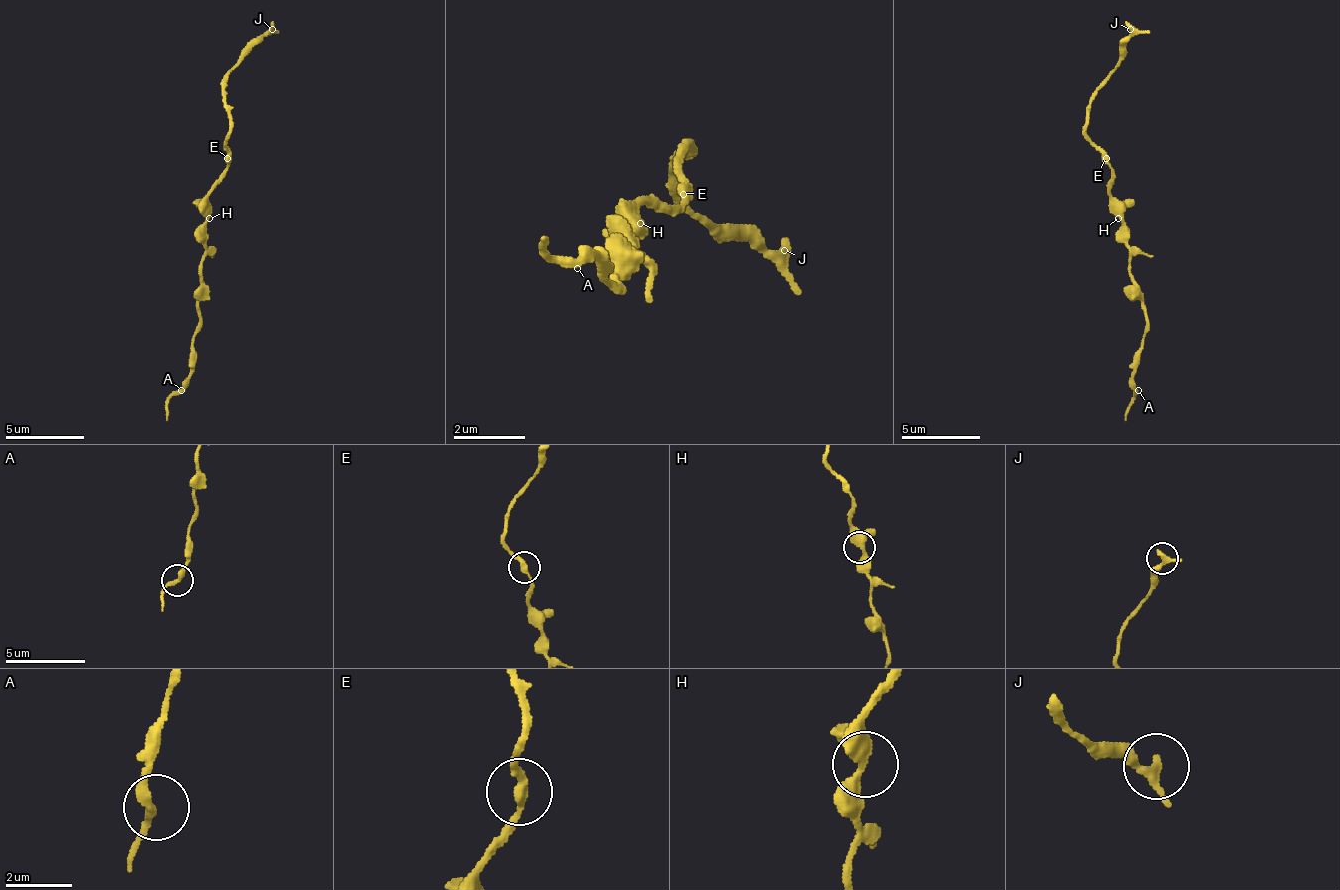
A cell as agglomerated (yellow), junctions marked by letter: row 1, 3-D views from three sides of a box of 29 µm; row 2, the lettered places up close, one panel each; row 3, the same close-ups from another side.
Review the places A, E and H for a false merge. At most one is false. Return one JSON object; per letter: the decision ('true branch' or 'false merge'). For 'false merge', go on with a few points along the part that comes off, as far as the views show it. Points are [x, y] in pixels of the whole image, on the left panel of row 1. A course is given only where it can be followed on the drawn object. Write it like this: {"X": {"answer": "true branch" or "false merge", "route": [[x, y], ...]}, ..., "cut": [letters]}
{"A": {"answer": "true branch"}, "E": {"answer": "true branch"}, "H": {"answer": "true branch"}, "cut": []}

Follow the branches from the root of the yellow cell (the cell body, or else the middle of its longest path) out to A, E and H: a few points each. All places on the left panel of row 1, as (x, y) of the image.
A: (205, 206), (205, 261), (197, 304), (201, 331), (193, 339), (193, 367), (189, 382), (181, 390)
E: (205, 206), (213, 182), (224, 171), (228, 159)
H: (205, 206), (209, 218)

